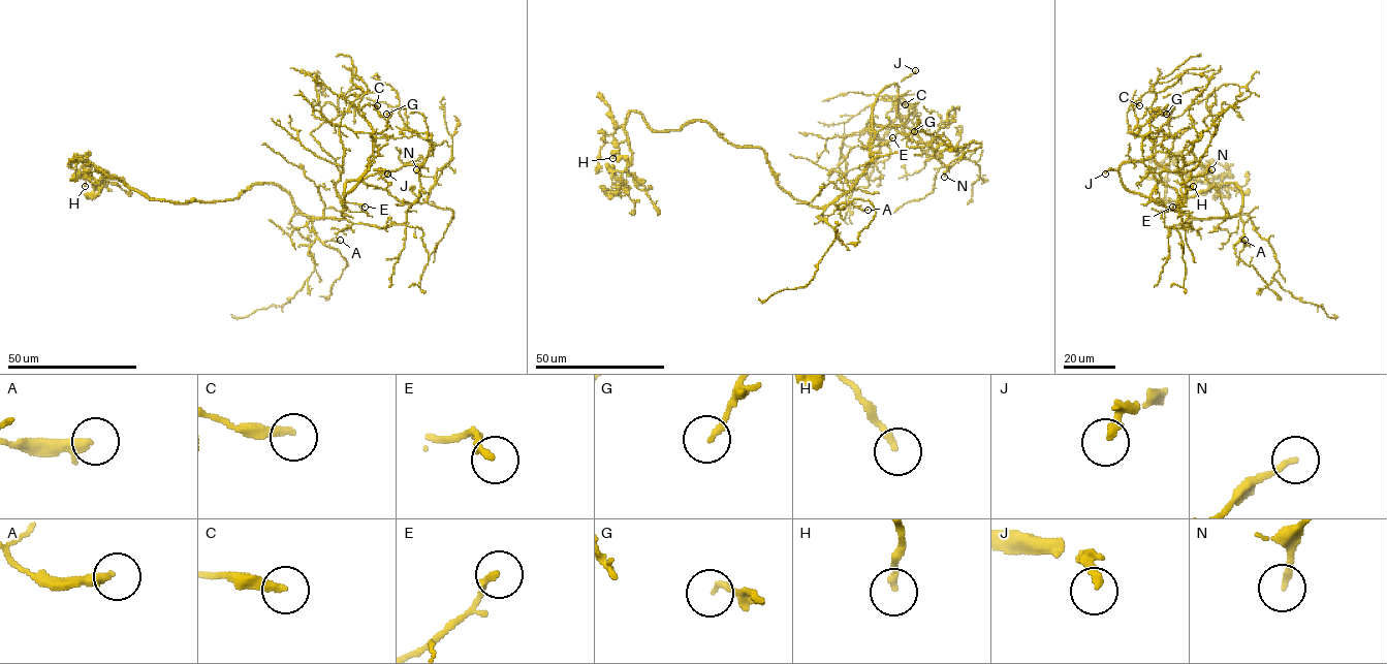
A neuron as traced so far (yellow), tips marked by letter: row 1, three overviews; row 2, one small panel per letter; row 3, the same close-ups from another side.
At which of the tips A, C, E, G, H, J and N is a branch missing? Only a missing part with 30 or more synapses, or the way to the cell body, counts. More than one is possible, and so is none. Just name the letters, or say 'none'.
J

